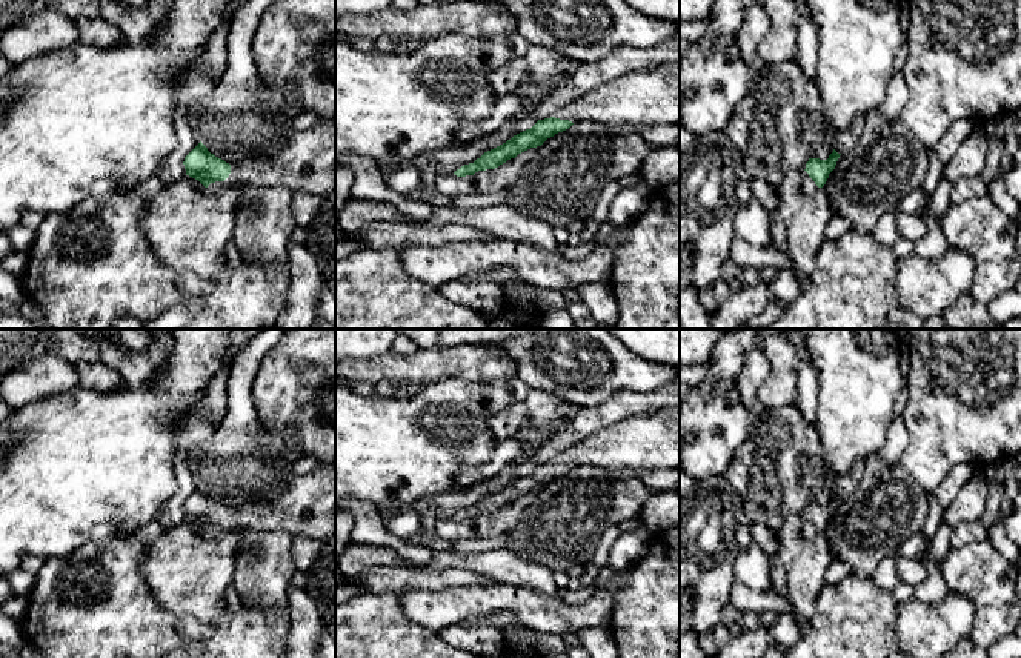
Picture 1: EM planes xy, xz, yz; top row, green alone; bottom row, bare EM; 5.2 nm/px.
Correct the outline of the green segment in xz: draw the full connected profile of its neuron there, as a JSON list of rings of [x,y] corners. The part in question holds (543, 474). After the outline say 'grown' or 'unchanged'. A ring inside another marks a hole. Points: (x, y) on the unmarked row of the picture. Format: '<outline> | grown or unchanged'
[[[663,410],[632,417],[615,427],[601,429],[584,441],[561,452],[554,461],[538,464],[530,474],[484,497],[454,518],[474,520],[495,513],[518,498],[541,490],[547,483],[578,466],[597,466],[614,477],[680,467],[680,410]]] | grown

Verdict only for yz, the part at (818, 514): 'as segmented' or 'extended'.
extended

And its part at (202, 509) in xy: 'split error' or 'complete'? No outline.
split error

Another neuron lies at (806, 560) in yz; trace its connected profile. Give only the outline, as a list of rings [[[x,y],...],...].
[[[790,513],[775,530],[773,563],[787,575],[786,598],[807,621],[815,616],[816,601],[826,586],[826,572],[835,561],[823,532],[812,538],[803,535],[803,515]]]

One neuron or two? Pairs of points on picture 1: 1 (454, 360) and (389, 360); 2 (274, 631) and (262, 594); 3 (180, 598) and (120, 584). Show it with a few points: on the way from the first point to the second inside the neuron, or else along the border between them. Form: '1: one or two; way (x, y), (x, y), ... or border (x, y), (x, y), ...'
1: one; way (438, 363), (405, 363)
2: two; border (243, 603), (252, 608), (272, 608), (288, 615)
3: two; border (143, 557), (142, 575), (149, 591), (179, 617)

